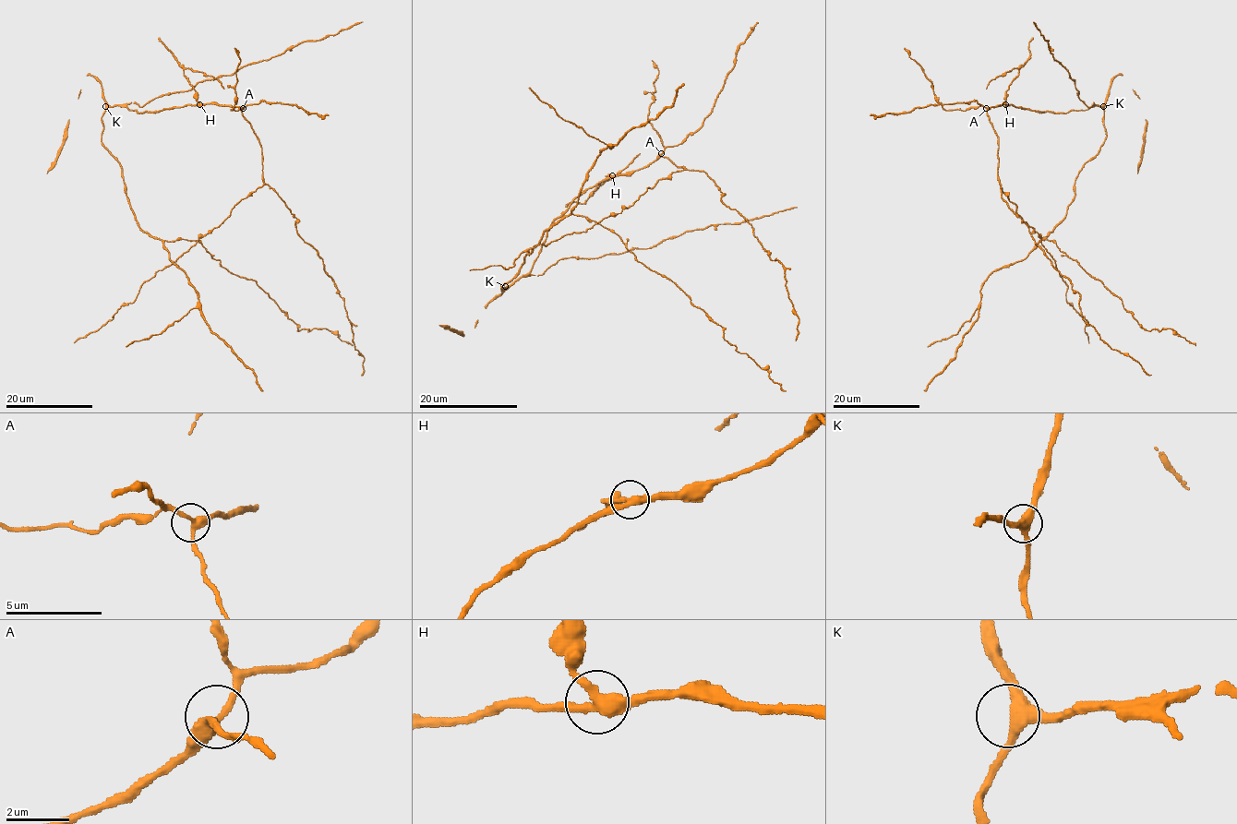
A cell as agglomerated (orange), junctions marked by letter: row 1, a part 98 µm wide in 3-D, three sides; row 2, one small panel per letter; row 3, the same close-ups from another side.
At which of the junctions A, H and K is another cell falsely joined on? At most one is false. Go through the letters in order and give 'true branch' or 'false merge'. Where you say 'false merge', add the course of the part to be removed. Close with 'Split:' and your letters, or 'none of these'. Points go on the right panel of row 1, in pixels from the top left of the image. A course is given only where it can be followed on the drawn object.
A: true branch
H: false merge; foreign part runs (1005, 104), (1005, 91), (1017, 75), (1017, 68), (997, 76), (986, 89)
K: true branch
Split: H

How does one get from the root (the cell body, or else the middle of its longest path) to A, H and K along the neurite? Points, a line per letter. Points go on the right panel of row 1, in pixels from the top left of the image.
A: (1073, 110), (1066, 113), (1035, 112), (1006, 104), (986, 108)
H: (1073, 110), (1066, 113), (1035, 112), (1005, 104)
K: (1073, 110), (1103, 106)

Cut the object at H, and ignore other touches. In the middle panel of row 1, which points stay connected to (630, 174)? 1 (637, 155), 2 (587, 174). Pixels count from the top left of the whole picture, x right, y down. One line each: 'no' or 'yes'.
1: no
2: yes

